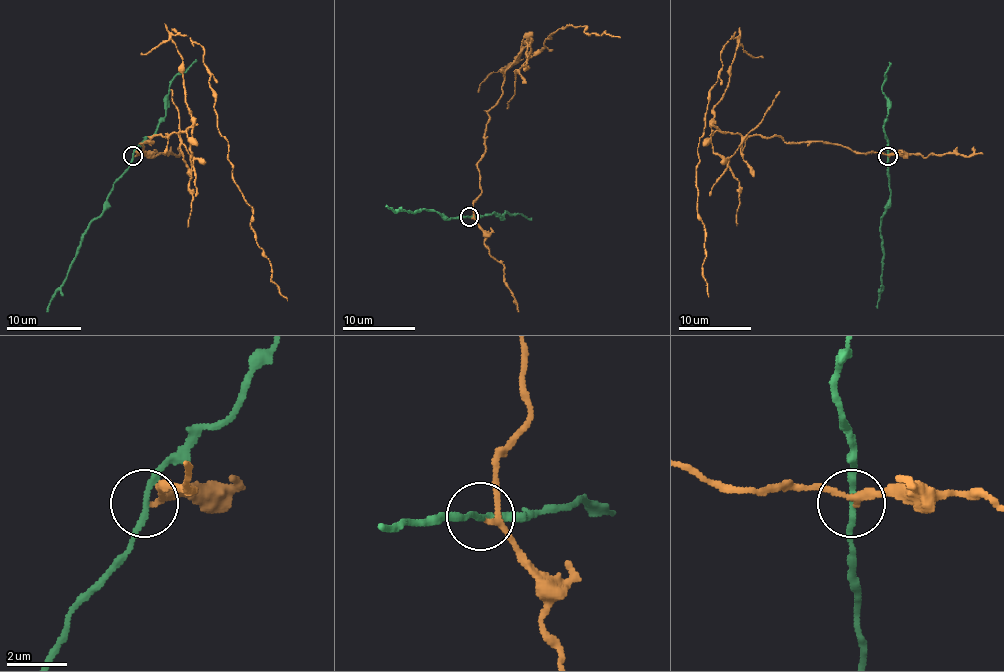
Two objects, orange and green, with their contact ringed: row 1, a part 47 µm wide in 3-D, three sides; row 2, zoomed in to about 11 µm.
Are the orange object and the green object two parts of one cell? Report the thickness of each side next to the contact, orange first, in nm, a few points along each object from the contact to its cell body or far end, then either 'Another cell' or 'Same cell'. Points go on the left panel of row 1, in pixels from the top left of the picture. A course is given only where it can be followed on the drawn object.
Thickness 170 nm (orange) against 200 nm. Course of orange: (134, 156), (145, 152), (141, 143), (192, 122), (171, 38), (186, 34), (203, 49), (231, 179), (288, 301). Course of green: (132, 156), (130, 168), (113, 184), (107, 207), (89, 226), (72, 267), (45, 312). Another cell

